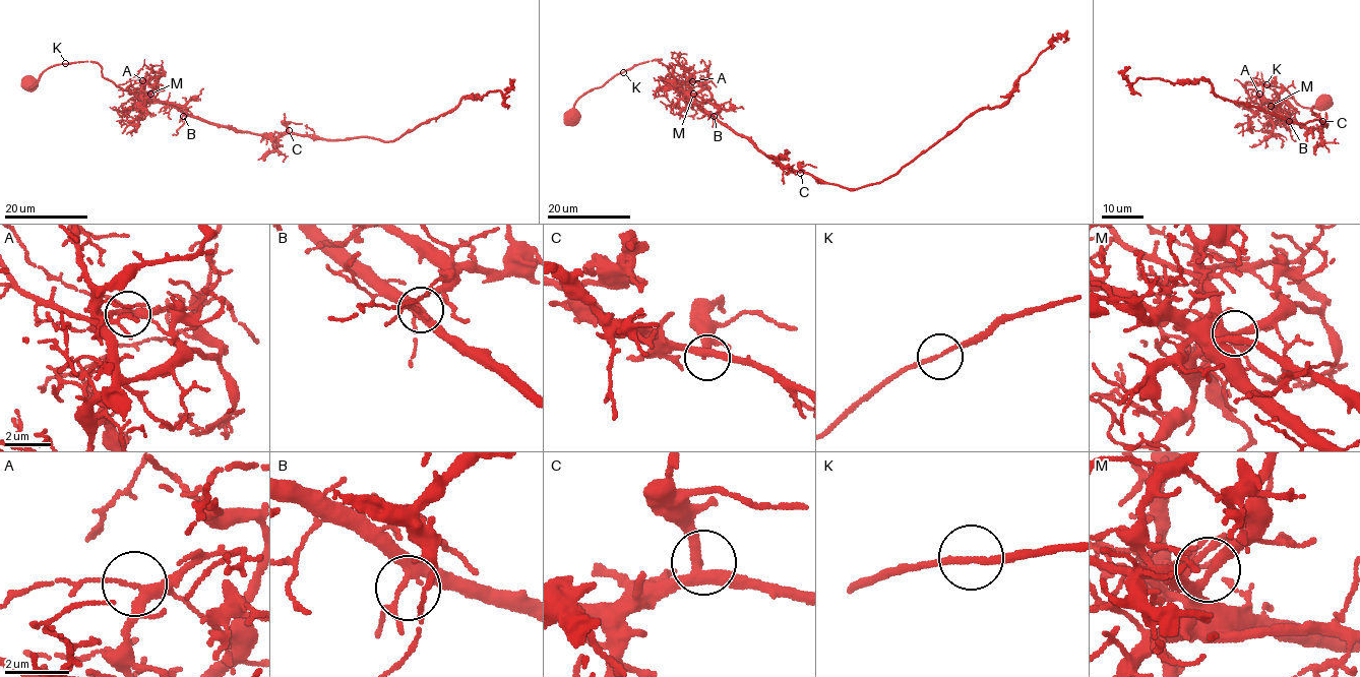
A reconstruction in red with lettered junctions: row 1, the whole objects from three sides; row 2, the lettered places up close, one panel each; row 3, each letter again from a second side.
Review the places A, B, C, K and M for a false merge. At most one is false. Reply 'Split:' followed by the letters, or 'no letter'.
Split: no letter

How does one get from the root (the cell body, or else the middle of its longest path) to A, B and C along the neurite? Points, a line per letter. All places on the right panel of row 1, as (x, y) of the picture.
A: (1322, 104), (1302, 107), (1284, 88), (1246, 82), (1247, 95), (1262, 108), (1264, 105), (1259, 94)
B: (1322, 104), (1302, 107), (1284, 88), (1246, 82), (1246, 91), (1253, 103), (1262, 108), (1283, 110), (1289, 121)
C: (1322, 104), (1302, 107), (1284, 88), (1245, 85), (1253, 103), (1283, 110), (1299, 125), (1319, 128), (1322, 121)

